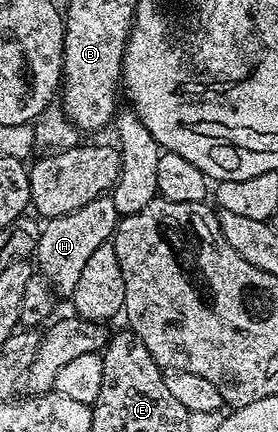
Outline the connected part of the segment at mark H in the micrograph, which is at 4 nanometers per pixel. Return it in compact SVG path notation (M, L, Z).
M105 195L86 203L86 207L78 207L78 211L70 211L70 215L50 217L43 222L34 261L39 272L61 298L71 298L74 287L78 287L78 279L82 276L86 259L90 259L96 248L111 242L120 218L111 196Z

